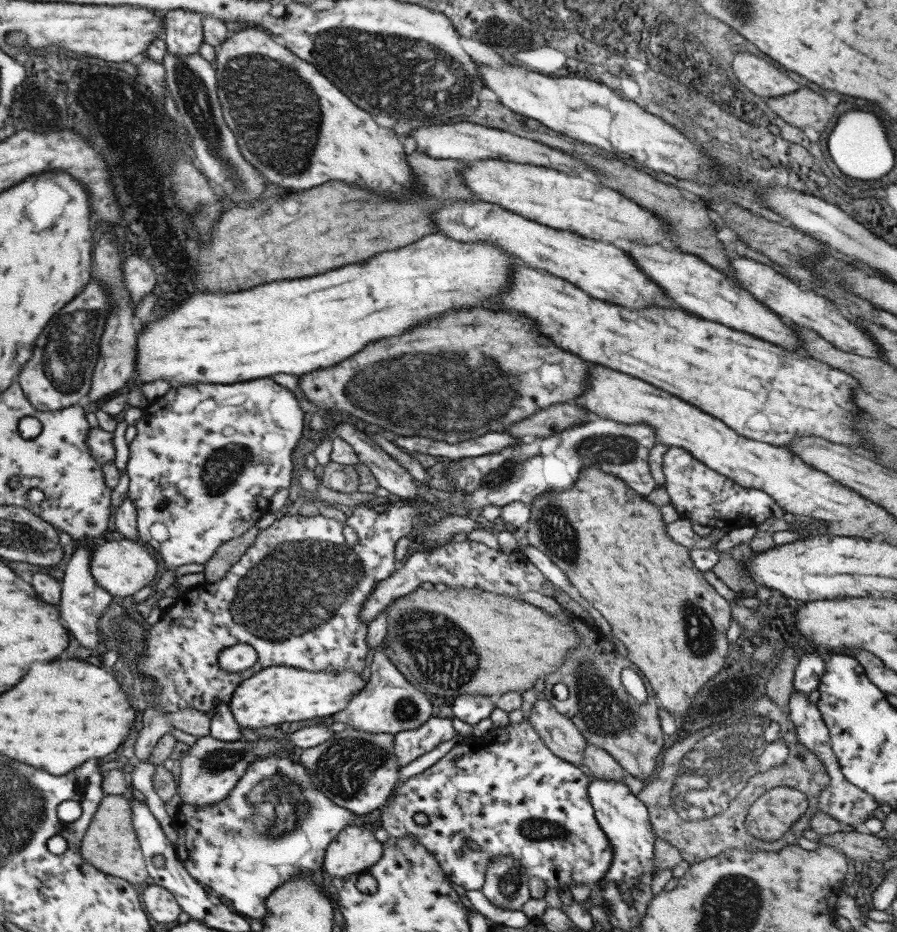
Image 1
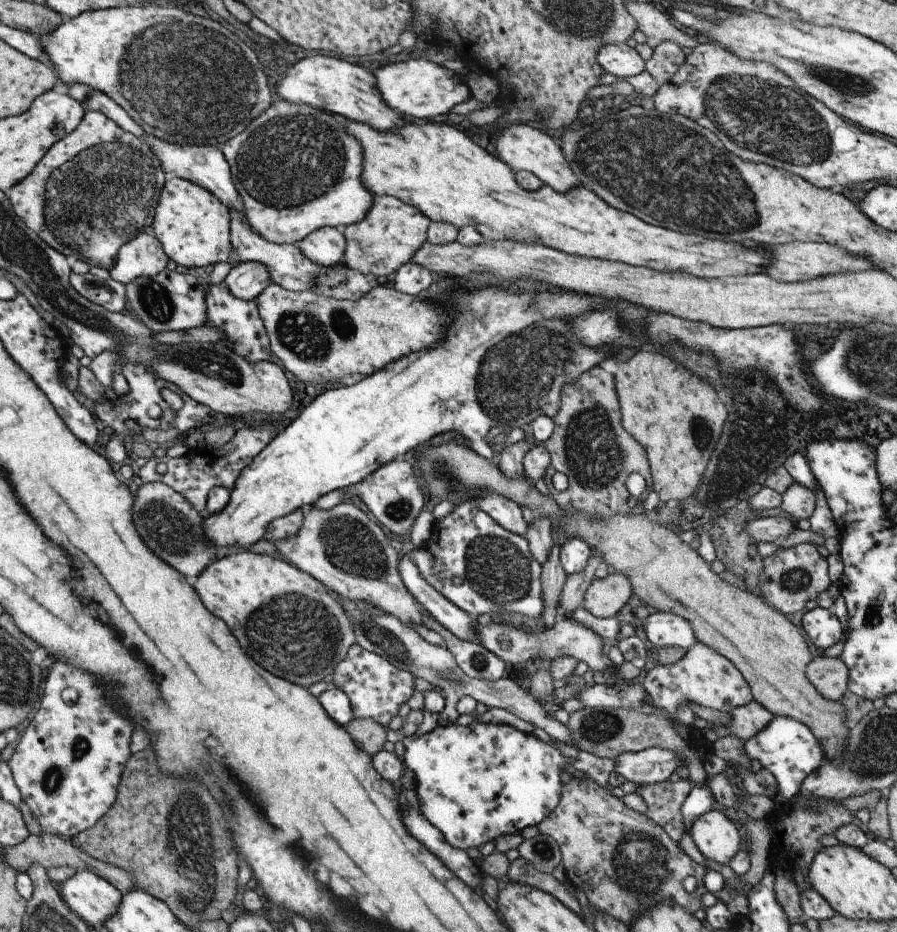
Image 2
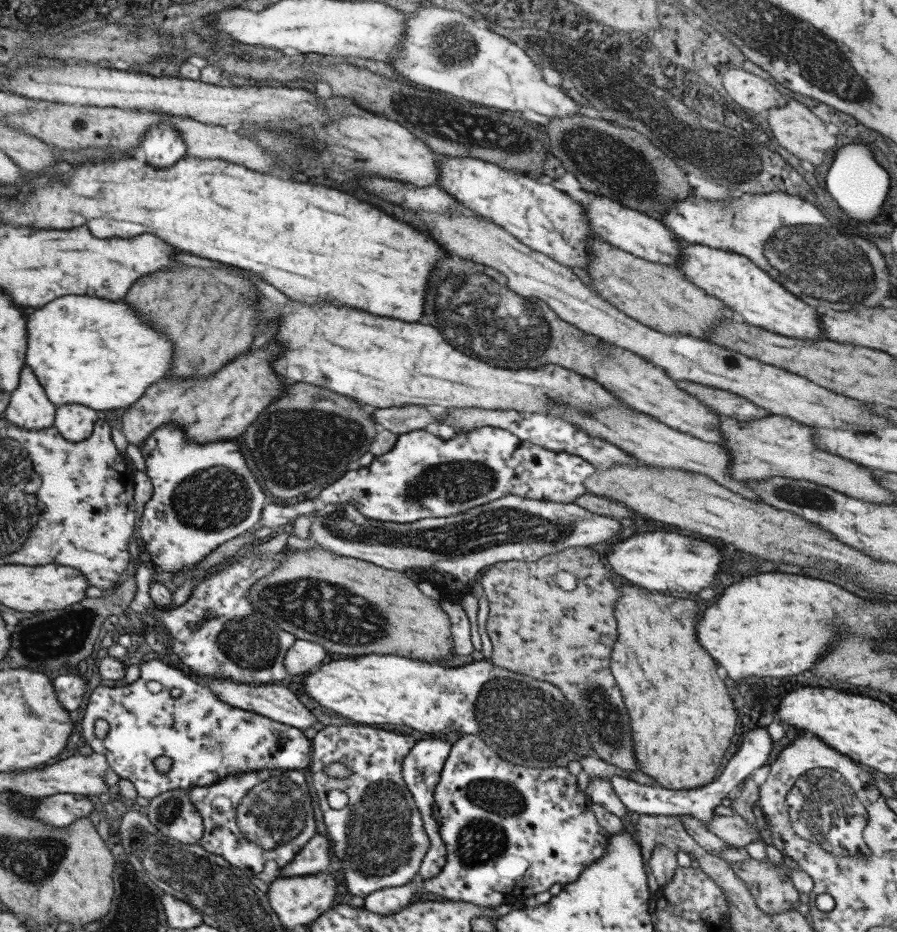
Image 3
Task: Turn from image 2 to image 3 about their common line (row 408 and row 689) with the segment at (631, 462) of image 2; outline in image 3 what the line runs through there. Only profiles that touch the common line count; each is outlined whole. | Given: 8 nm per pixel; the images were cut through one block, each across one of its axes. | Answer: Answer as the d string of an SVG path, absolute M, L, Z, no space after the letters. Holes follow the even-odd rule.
M573 547L535 562L514 560L497 563L482 576L481 584L483 603L489 606L485 626L493 646L490 662L499 668L557 686L566 700L573 704L582 724L587 726L588 740L595 756L625 772L638 771L634 744L630 740L632 732L628 712L611 672L611 654L618 636L614 607L622 593L614 574L602 564L600 554L589 547ZM558 572L572 574L577 580L576 588L562 590L556 582Z

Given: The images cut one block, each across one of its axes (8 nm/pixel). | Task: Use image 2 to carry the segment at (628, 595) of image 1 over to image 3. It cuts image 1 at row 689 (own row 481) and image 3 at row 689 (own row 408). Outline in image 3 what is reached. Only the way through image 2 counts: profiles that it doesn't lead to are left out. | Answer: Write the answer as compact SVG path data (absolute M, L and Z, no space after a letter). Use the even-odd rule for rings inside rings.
M615 579L622 596L614 607L618 636L611 654L611 672L630 712L638 766L667 789L706 786L717 778L725 752L736 746L736 712L726 684L716 672L718 666L698 644L696 622L703 614L702 608L692 600L659 594Z

